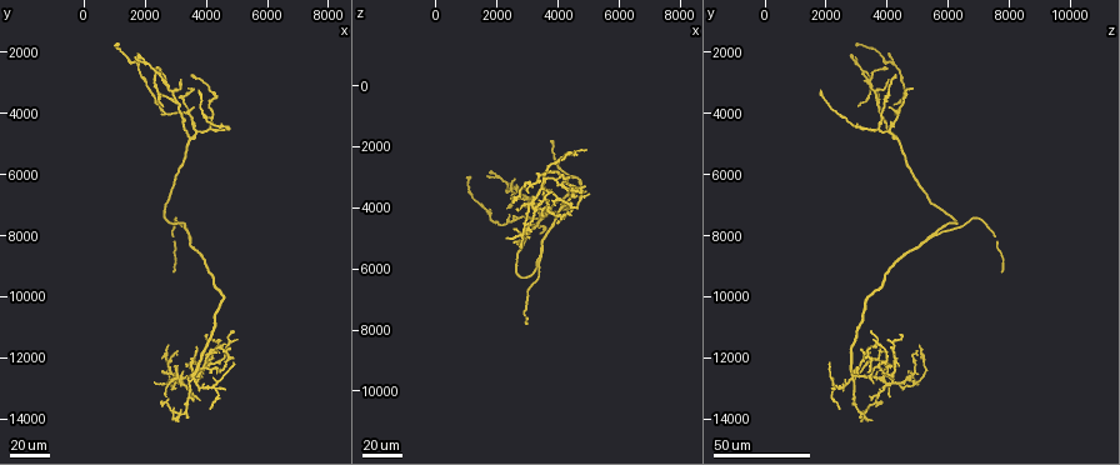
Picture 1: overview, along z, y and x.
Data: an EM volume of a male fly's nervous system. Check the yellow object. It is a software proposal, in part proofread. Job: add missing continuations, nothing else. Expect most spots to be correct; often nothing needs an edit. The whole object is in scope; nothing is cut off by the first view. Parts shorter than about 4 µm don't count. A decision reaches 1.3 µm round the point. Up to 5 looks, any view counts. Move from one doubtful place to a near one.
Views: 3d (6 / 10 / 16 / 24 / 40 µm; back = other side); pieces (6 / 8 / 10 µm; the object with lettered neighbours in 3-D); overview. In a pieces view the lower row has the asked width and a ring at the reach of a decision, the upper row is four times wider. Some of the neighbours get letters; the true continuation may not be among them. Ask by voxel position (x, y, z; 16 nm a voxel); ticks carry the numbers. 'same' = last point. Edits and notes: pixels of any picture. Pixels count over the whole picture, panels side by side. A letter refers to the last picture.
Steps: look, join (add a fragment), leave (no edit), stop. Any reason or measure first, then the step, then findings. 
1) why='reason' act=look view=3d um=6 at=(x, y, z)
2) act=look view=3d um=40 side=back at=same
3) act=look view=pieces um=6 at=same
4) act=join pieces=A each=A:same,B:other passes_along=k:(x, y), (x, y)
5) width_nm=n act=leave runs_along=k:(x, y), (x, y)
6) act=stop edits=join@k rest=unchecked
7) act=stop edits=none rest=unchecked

why='tapers out' act=look view=3d um=24 at=(2600, 12500, 4700)

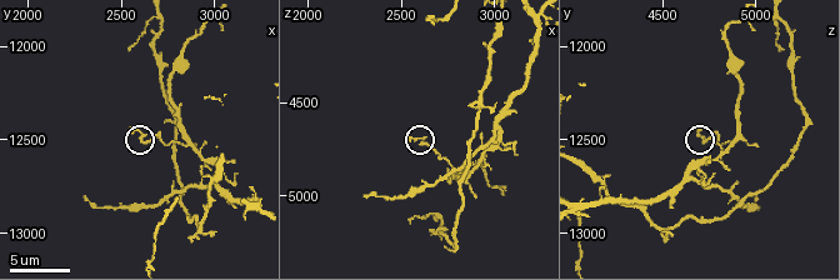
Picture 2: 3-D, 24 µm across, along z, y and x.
act=look view=pieces um=10 at=(2540, 12460, 4700)

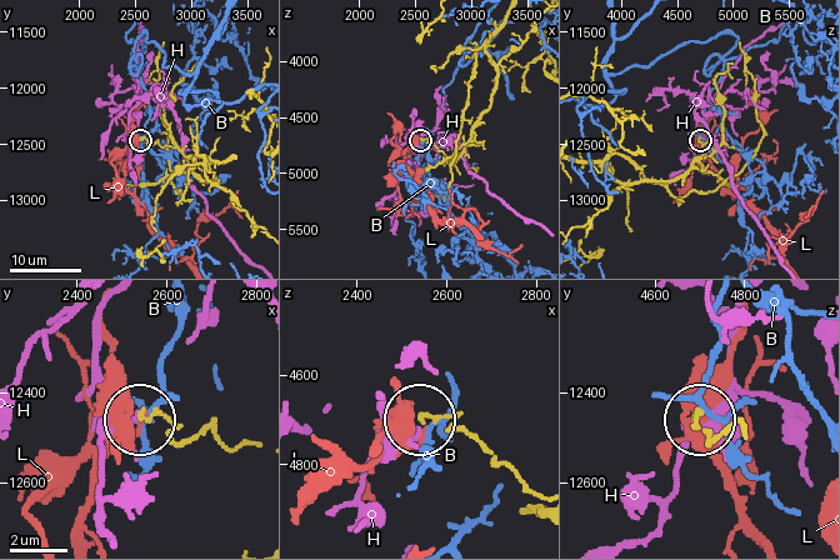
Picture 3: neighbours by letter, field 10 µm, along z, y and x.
act=leave each=B:other,H:other,L:other found='none of them fits'

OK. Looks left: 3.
why='an open end' act=look view=3d um=40 at=(4000, 11200, 4400)

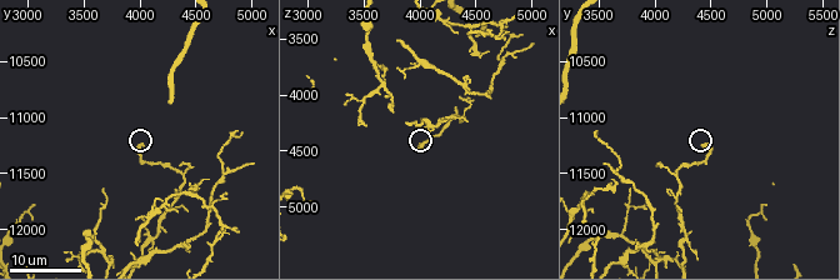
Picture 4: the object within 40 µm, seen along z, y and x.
act=look view=pieces um=6 at=(4040, 11260, 4420)

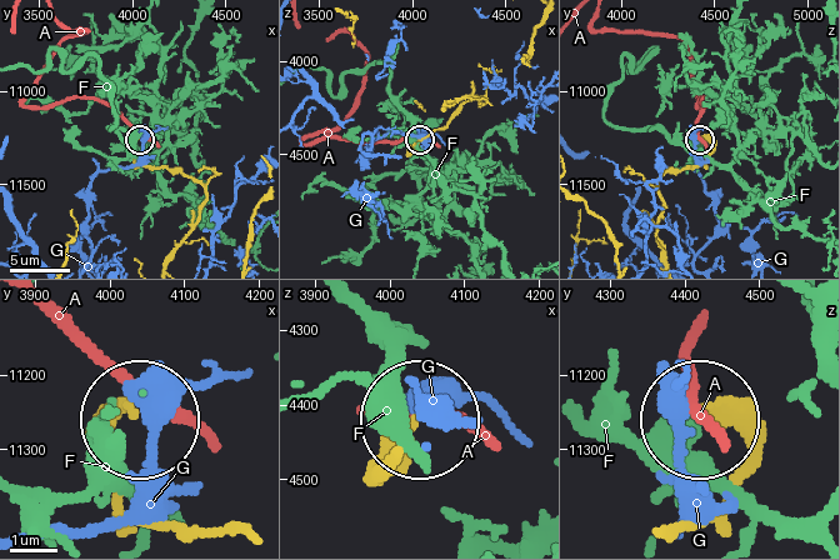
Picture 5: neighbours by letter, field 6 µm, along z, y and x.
act=leave each=A:other,F:other,G:other found='no lettered fragment goes on from it'

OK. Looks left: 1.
act=stop edits=none rest=unchecked

